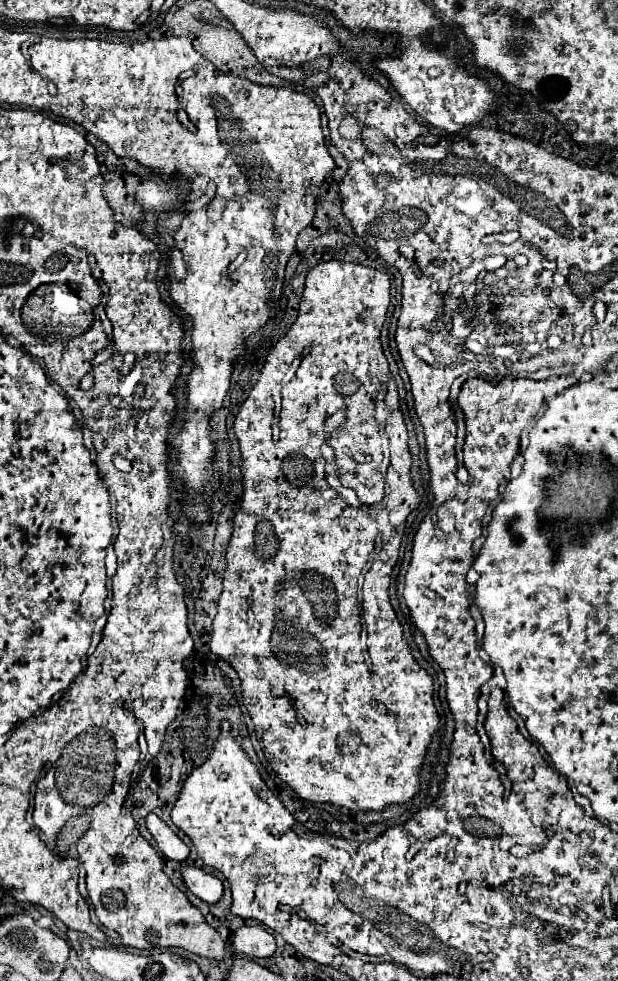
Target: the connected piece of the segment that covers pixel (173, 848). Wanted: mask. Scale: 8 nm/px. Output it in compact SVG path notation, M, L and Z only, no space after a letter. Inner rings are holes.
M148 814L146 816L146 828L148 832L152 834L152 838L156 840L160 852L170 858L170 860L176 860L176 862L184 862L190 854L188 846L174 834L174 830L164 822L160 820L156 814Z

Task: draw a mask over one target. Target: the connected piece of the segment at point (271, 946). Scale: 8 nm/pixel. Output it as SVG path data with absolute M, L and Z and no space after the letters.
M244 926L233 934L230 946L232 956L246 956L250 960L268 958L276 950L276 940L272 934L268 934L262 926Z

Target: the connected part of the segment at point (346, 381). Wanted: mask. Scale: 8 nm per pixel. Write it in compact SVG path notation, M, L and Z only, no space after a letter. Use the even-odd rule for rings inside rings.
M330 260L318 264L314 270L308 272L300 308L298 308L298 318L290 326L286 336L280 338L278 344L270 348L260 378L252 388L250 396L246 398L246 402L242 404L234 422L234 432L242 452L244 494L242 494L242 504L234 516L234 530L232 530L230 544L226 548L224 590L218 598L218 614L212 622L212 640L210 640L210 650L218 658L226 660L242 680L244 706L252 716L256 734L262 742L264 756L274 768L274 772L288 786L292 786L300 794L300 798L310 802L332 802L338 806L346 806L348 810L382 810L386 804L400 804L410 800L418 792L418 784L420 784L418 770L422 764L426 744L434 734L434 730L438 728L438 714L432 702L432 678L428 676L426 670L422 670L416 664L414 656L410 654L410 648L402 638L402 626L388 598L390 574L398 560L399 548L406 530L406 520L420 504L420 494L414 490L410 480L412 458L408 452L408 432L400 409L397 386L390 375L388 361L380 346L380 328L388 304L390 304L390 280L384 272L378 272L374 268ZM370 379L377 379L387 386L385 403L390 408L390 415L385 417L385 421L381 424L378 424L374 417L374 404L372 404L372 398L378 392L378 382ZM282 382L284 382L284 386L280 388L282 404L276 418L272 394L274 388ZM336 410L346 410L348 420L345 420L339 429L328 433L324 422ZM325 442L333 450L334 455L322 455L321 447Z

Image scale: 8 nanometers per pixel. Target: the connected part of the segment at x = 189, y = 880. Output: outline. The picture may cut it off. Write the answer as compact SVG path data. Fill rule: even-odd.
M182 864L182 878L192 894L196 894L204 902L218 902L222 896L222 882L214 876L204 872L202 868Z

